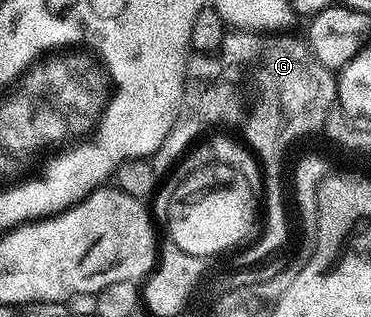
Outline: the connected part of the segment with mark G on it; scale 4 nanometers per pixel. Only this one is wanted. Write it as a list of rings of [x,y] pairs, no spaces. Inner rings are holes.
[[[248,31],[226,32],[216,53],[190,56],[185,71],[185,79],[193,79],[191,83],[195,83],[195,113],[201,113],[201,121],[215,121],[215,131],[228,131],[240,138],[249,152],[256,157],[265,178],[265,234],[254,245],[244,246],[246,266],[249,267],[264,262],[269,257],[268,253],[279,248],[281,240],[285,237],[285,193],[281,190],[281,168],[285,165],[285,156],[288,155],[289,148],[300,137],[305,137],[316,129],[324,130],[330,120],[329,112],[332,109],[334,111],[338,104],[337,78],[334,70],[317,60],[314,50],[304,40],[296,41],[293,37],[285,36],[289,35]]]

